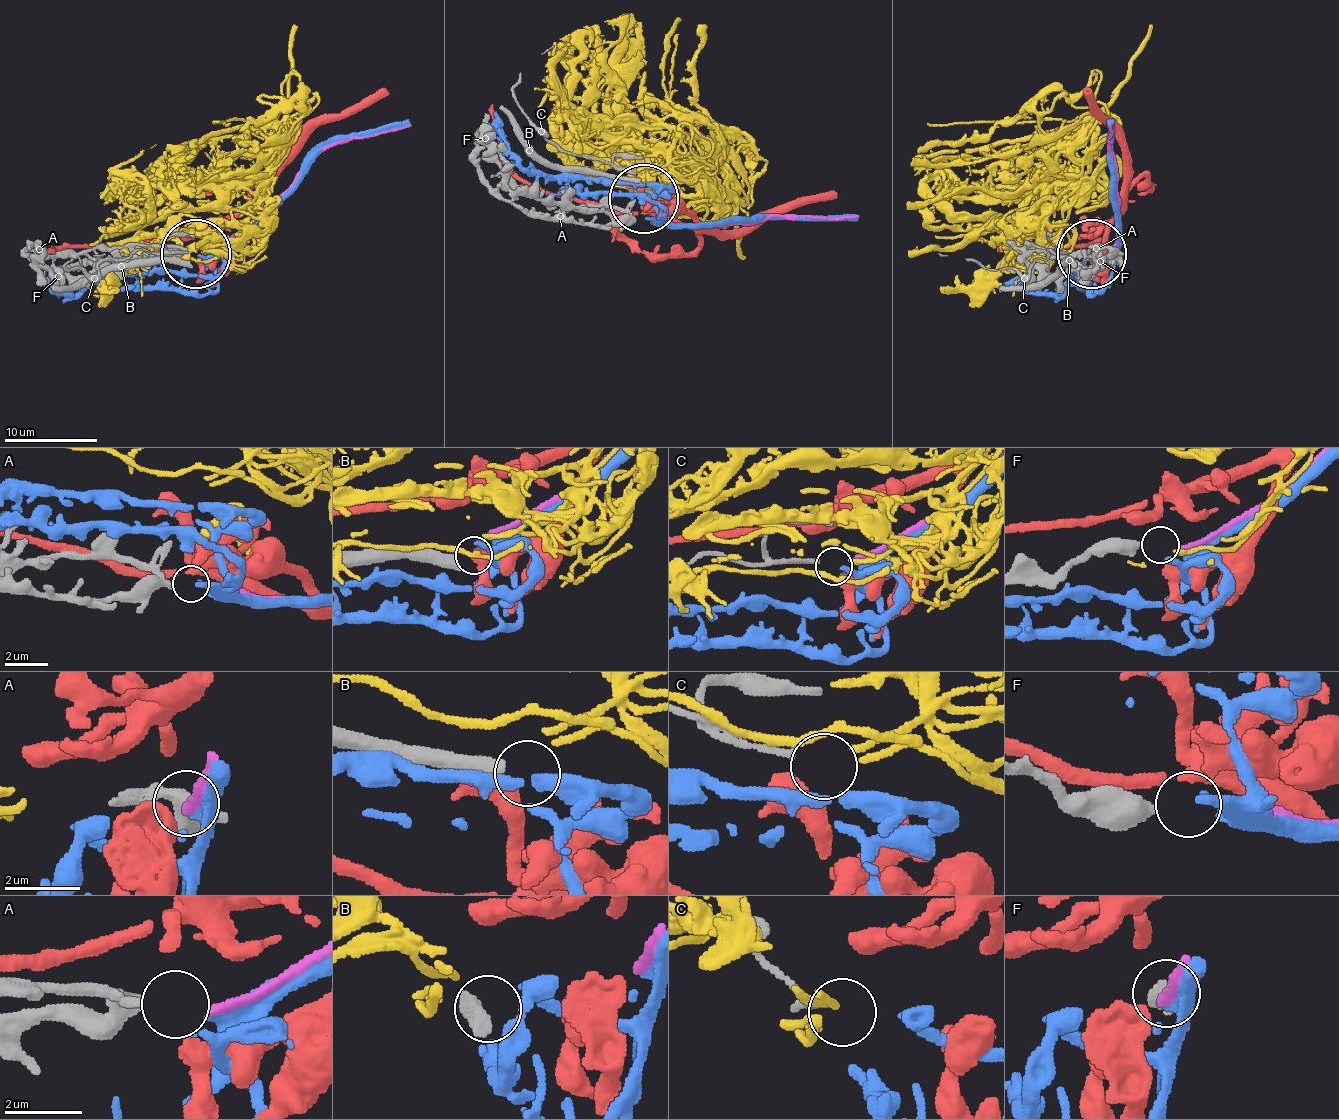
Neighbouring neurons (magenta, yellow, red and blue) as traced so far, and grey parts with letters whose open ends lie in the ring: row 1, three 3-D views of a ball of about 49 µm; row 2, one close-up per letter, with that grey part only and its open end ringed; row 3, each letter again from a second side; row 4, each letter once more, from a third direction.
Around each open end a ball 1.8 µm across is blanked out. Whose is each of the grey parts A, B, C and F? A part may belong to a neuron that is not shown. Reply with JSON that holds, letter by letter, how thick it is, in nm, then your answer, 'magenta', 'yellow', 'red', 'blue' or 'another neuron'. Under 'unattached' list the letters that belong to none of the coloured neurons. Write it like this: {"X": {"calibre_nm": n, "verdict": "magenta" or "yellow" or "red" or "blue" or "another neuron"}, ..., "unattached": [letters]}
{"A": {"calibre_nm": 340, "verdict": "blue"}, "B": {"calibre_nm": 500, "verdict": "another neuron"}, "C": {"calibre_nm": 220, "verdict": "yellow"}, "F": {"calibre_nm": 600, "verdict": "magenta"}, "unattached": ["B"]}

